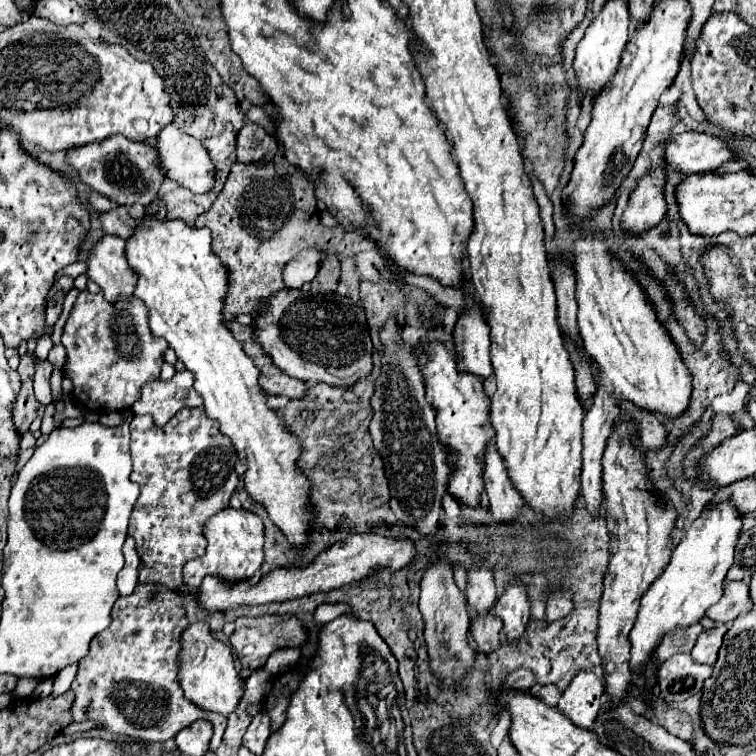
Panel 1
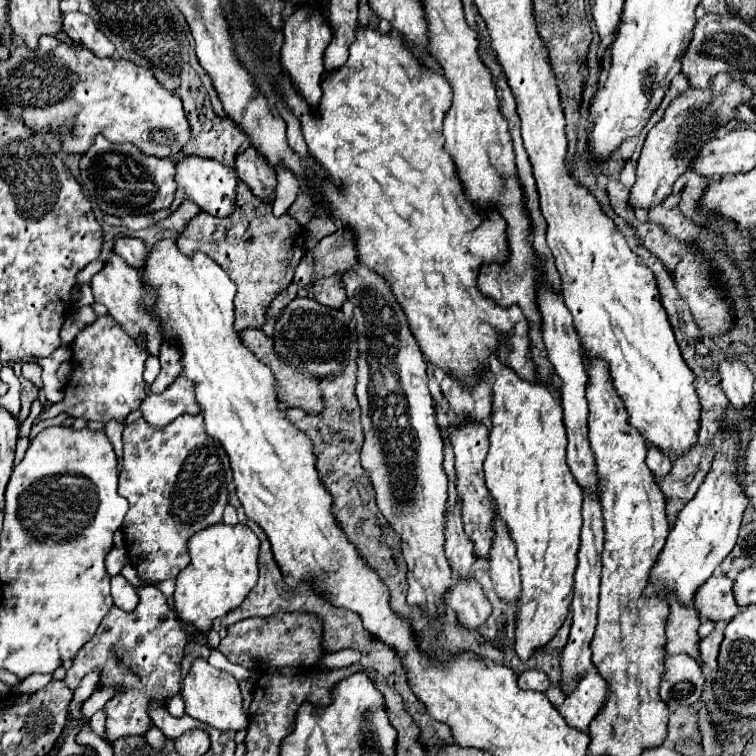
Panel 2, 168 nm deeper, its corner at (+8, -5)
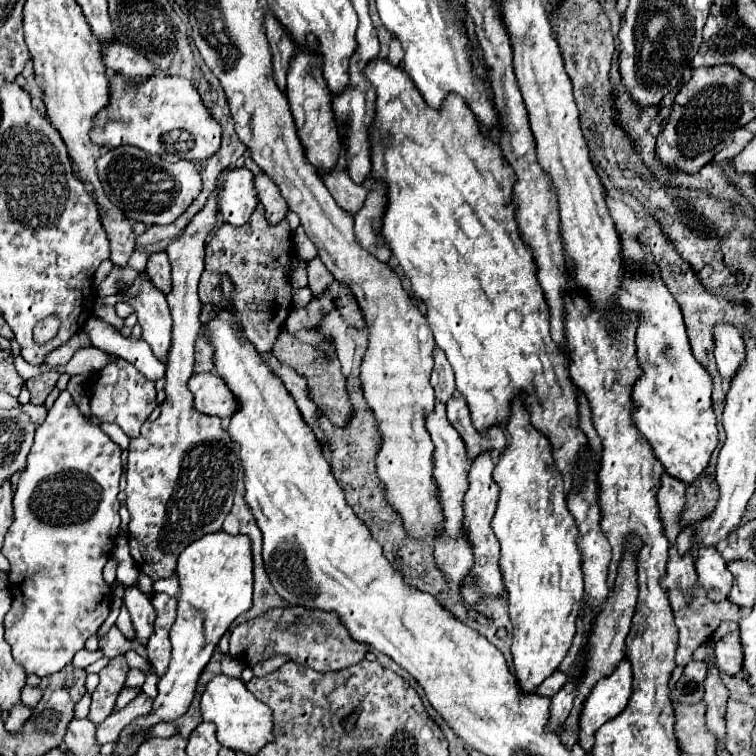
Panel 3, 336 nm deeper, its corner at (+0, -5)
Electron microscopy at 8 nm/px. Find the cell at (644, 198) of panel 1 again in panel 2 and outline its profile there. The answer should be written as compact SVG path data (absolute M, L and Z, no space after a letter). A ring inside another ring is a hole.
M716 74L710 80L708 90L688 88L682 96L670 102L664 118L648 132L642 154L638 158L636 184L630 188L630 204L634 210L650 210L658 206L666 196L670 196L674 182L688 170L692 158L704 146L704 142L714 138L714 132L734 118L738 104L746 102L752 90L744 82L734 82L728 74Z

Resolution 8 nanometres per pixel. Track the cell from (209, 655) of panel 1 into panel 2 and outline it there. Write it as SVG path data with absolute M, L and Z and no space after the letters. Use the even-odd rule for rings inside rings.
M196 658L192 662L180 694L186 704L186 714L200 722L206 722L218 730L244 730L248 726L248 718L242 710L238 680L232 674L210 666L206 658Z

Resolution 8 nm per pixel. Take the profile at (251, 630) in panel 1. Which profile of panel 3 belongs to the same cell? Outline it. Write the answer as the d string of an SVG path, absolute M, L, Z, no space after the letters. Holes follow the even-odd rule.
M288 606L268 610L264 616L256 616L254 620L248 620L232 630L230 656L234 660L252 668L258 662L272 658L272 654L288 654L296 664L308 666L316 672L330 672L344 670L362 662L368 654L368 648L352 640L346 626L336 614L322 610L306 610L302 606Z

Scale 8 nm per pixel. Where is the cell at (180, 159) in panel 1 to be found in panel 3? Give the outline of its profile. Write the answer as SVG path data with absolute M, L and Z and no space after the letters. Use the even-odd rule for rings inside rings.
M236 168L236 170L230 170L226 174L226 180L224 180L224 186L220 188L220 214L224 216L224 220L228 224L234 224L234 226L240 226L240 224L246 224L254 212L254 208L258 206L258 194L256 194L256 188L254 188L254 174L248 170L248 168Z

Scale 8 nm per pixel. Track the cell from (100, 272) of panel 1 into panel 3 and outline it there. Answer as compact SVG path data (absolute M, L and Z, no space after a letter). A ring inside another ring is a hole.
M138 276L136 282L124 292L130 296L130 304L136 308L138 324L142 326L142 338L150 344L154 356L166 362L172 344L172 318L166 296L146 278Z

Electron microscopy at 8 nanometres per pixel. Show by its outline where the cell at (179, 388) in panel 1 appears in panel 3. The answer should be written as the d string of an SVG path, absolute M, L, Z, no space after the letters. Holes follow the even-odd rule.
M194 374L188 380L188 388L194 394L194 408L198 412L218 418L230 418L236 412L236 396L218 374Z

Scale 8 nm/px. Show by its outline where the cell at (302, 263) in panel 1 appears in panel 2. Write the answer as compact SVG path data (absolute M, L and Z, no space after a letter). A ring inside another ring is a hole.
M338 226L336 234L322 238L314 250L314 276L326 276L326 274L342 274L356 262L356 248L354 248L354 236L348 228Z

